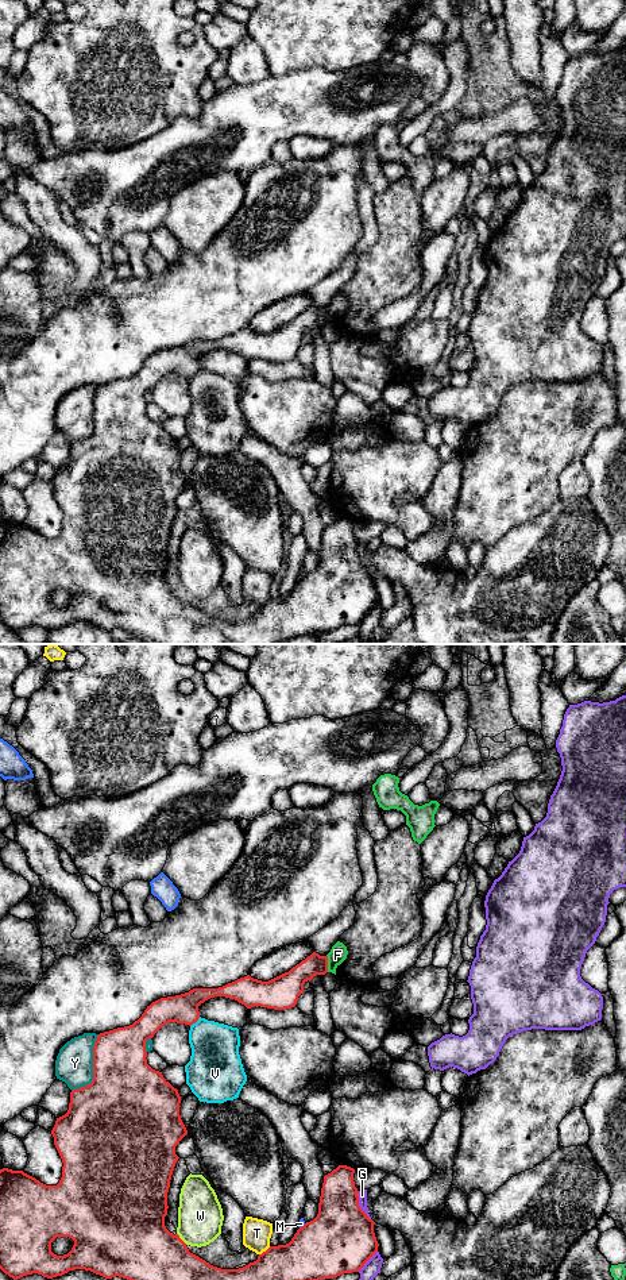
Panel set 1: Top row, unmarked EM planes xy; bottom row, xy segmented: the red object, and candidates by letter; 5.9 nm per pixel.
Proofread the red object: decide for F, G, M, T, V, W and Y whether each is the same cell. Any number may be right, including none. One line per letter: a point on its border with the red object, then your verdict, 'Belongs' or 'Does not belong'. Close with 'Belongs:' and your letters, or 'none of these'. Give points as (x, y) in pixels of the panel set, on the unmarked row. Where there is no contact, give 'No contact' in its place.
F: Touches red at xy (327, 315). Does not belong
G: Touches red at xy (359, 558). Does not belong
M: Touches red at xy (304, 577). Does not belong
T: Touches red at xy (266, 602). Does not belong
V: Touches red at xy (194, 374). Does not belong
W: Touches red at xy (180, 590). Does not belong
Y: Touches red at xy (93, 420). Does not belong
Belongs: none of these

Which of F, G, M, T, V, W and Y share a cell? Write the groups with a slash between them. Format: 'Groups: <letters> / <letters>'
Groups: F / G / M / T / V / W / Y

